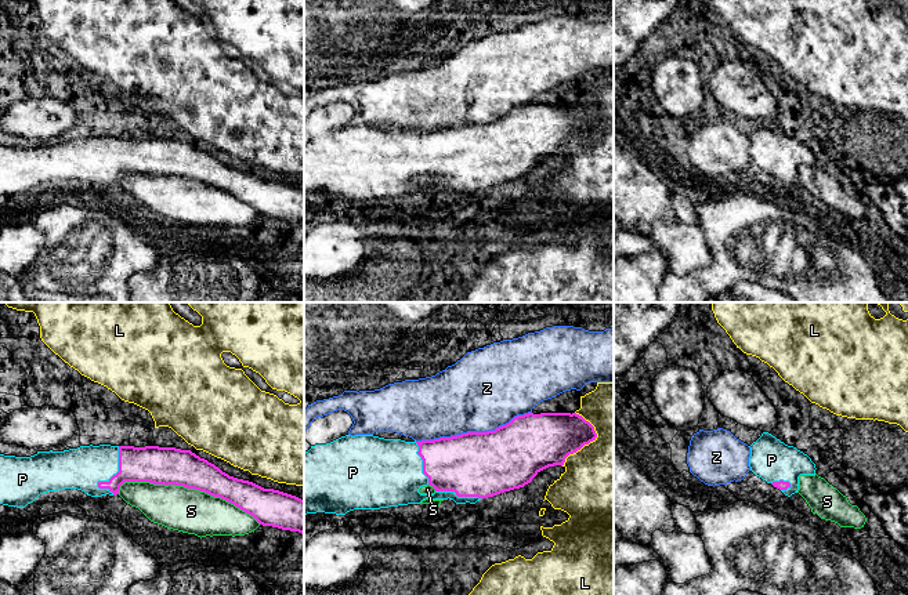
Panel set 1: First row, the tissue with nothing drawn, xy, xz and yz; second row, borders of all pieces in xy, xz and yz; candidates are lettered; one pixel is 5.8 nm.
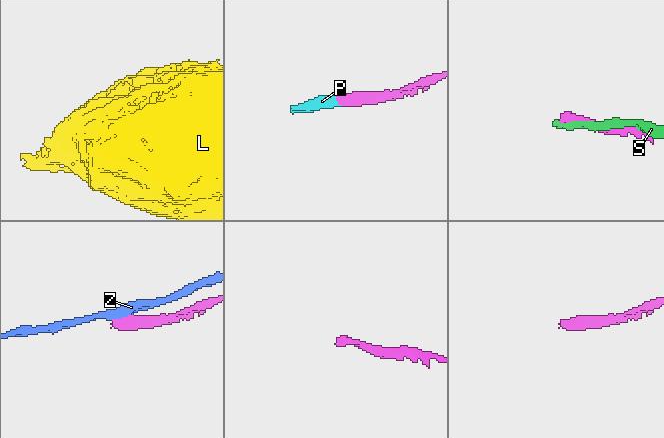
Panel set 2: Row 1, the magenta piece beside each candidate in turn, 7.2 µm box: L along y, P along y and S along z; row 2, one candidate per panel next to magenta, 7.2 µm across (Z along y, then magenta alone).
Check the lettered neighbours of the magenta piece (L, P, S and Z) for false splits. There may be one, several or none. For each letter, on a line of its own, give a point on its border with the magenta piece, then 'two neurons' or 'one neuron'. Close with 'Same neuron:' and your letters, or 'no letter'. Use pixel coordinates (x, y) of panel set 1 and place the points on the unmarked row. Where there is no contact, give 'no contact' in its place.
L: xz (590, 131) | two neurons
P: xy (112, 167) | one neuron
S: xy (188, 178) | two neurons
Z: xz (473, 123) | two neurons
Same neuron: P

